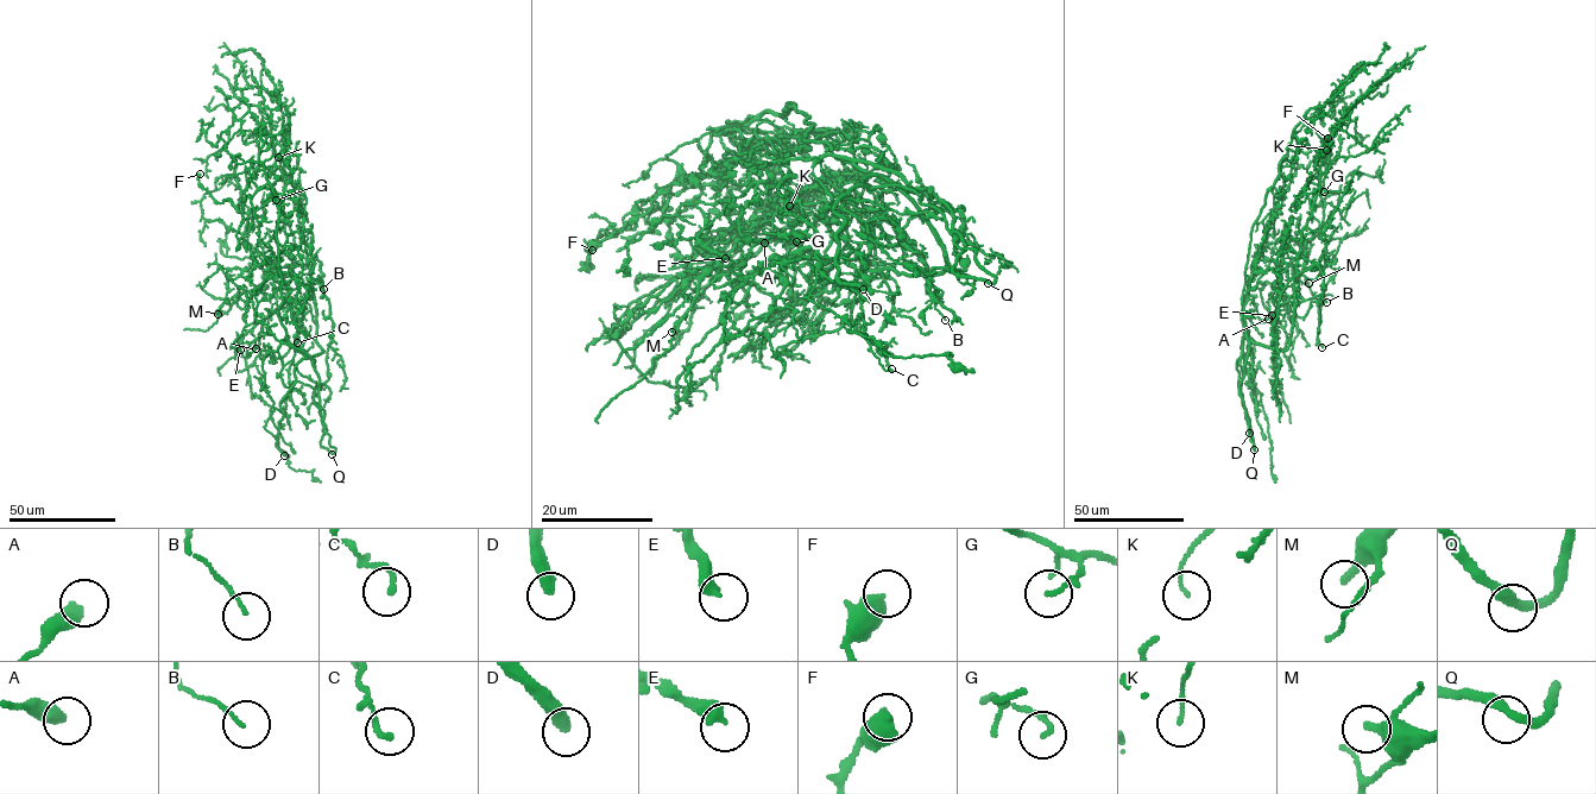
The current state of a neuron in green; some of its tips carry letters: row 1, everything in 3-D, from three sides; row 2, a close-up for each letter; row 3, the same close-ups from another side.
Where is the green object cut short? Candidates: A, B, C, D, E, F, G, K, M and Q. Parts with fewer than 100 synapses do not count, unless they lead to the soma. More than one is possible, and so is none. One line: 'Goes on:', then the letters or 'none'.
Goes on: D

